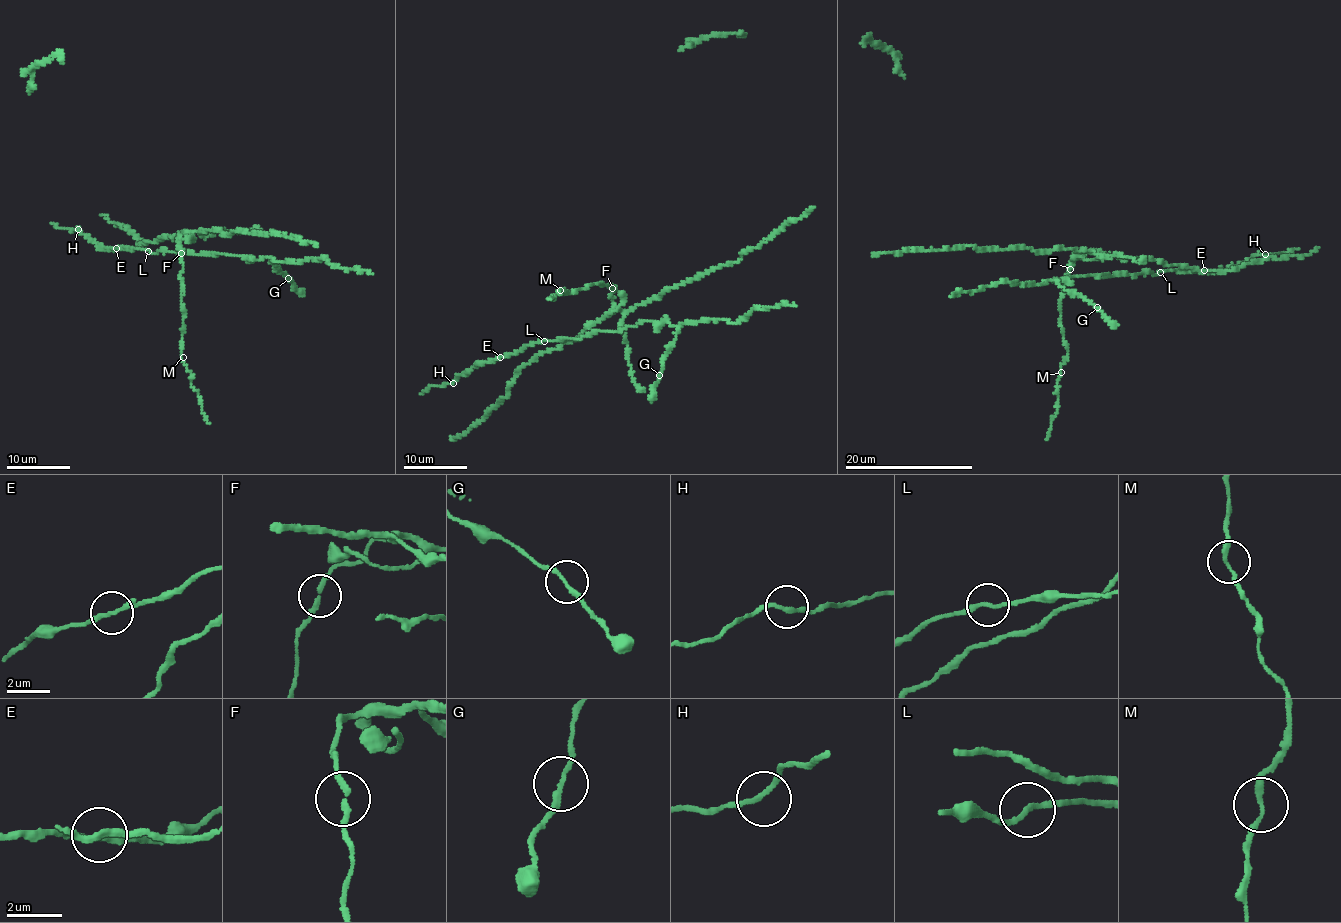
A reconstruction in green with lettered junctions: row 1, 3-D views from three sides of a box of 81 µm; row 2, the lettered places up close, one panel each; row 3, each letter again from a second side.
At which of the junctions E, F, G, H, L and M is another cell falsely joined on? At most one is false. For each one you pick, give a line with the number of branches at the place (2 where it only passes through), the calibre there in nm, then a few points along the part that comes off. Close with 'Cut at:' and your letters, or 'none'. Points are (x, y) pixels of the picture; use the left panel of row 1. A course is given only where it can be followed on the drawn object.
Cut at: none

